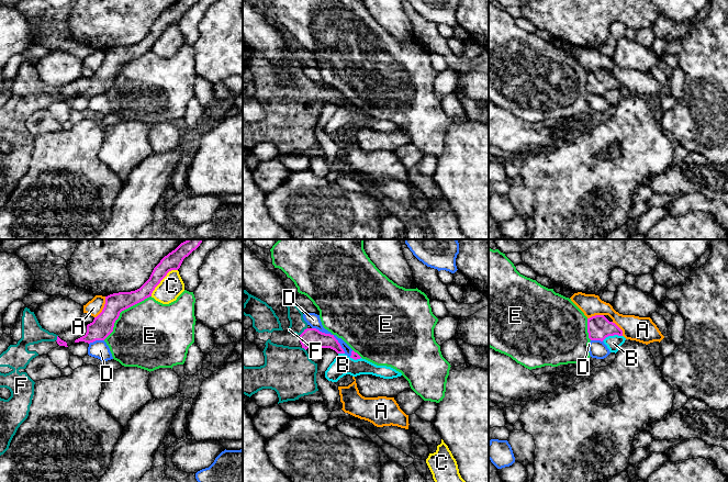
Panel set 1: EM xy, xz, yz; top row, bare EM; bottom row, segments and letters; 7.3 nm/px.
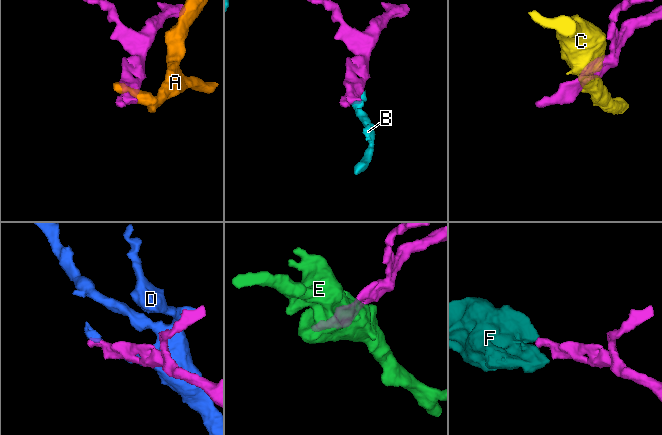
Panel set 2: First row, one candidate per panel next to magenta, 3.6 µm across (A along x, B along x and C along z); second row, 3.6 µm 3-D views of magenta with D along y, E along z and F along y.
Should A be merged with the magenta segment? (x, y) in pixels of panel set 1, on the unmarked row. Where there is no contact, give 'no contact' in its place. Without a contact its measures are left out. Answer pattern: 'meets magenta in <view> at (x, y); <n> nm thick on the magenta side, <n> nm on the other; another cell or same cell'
meets magenta in xy at (103, 62); 160 nm thick on the magenta side, 120 nm on the other; another cell

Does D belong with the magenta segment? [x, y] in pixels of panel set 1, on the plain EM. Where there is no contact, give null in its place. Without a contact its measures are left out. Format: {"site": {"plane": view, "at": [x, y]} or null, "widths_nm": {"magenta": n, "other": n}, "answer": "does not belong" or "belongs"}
{"site": {"plane": "xz", "at": [329, 88]}, "widths_nm": {"magenta": 140, "other": 100}, "answer": "does not belong"}

